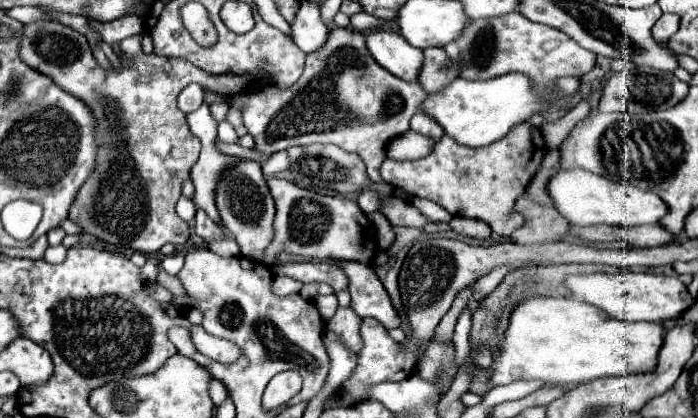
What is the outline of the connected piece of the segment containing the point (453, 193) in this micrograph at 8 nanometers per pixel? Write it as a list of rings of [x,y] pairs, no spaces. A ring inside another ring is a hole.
[[[521,123],[511,129],[507,137],[487,147],[465,147],[443,135],[433,153],[417,161],[385,159],[381,165],[381,177],[385,183],[407,191],[411,197],[423,197],[435,201],[451,215],[481,219],[499,237],[509,237],[519,229],[525,219],[521,213],[513,213],[513,203],[525,193],[527,185],[541,167],[547,153],[547,145],[539,127]],[[529,167],[529,171],[527,171]]]

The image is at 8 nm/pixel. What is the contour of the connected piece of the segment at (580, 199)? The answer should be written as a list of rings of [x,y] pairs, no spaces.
[[[563,169],[549,181],[549,195],[555,203],[555,209],[561,211],[585,211],[585,213],[561,213],[569,223],[585,225],[619,225],[619,227],[637,227],[647,223],[661,221],[669,207],[667,203],[651,191],[643,191],[631,183],[619,183],[595,175],[583,169]]]

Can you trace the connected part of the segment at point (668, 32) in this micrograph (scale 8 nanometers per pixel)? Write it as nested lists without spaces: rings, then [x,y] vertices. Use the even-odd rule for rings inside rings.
[[[663,13],[661,19],[653,27],[653,35],[655,39],[659,39],[659,43],[667,43],[669,37],[677,31],[677,27],[679,27],[679,15]]]

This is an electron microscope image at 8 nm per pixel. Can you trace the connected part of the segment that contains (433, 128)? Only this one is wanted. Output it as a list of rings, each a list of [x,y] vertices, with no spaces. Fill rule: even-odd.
[[[417,111],[411,117],[411,129],[417,131],[417,133],[423,133],[423,135],[429,135],[433,139],[439,139],[443,135],[443,127],[423,111]]]

